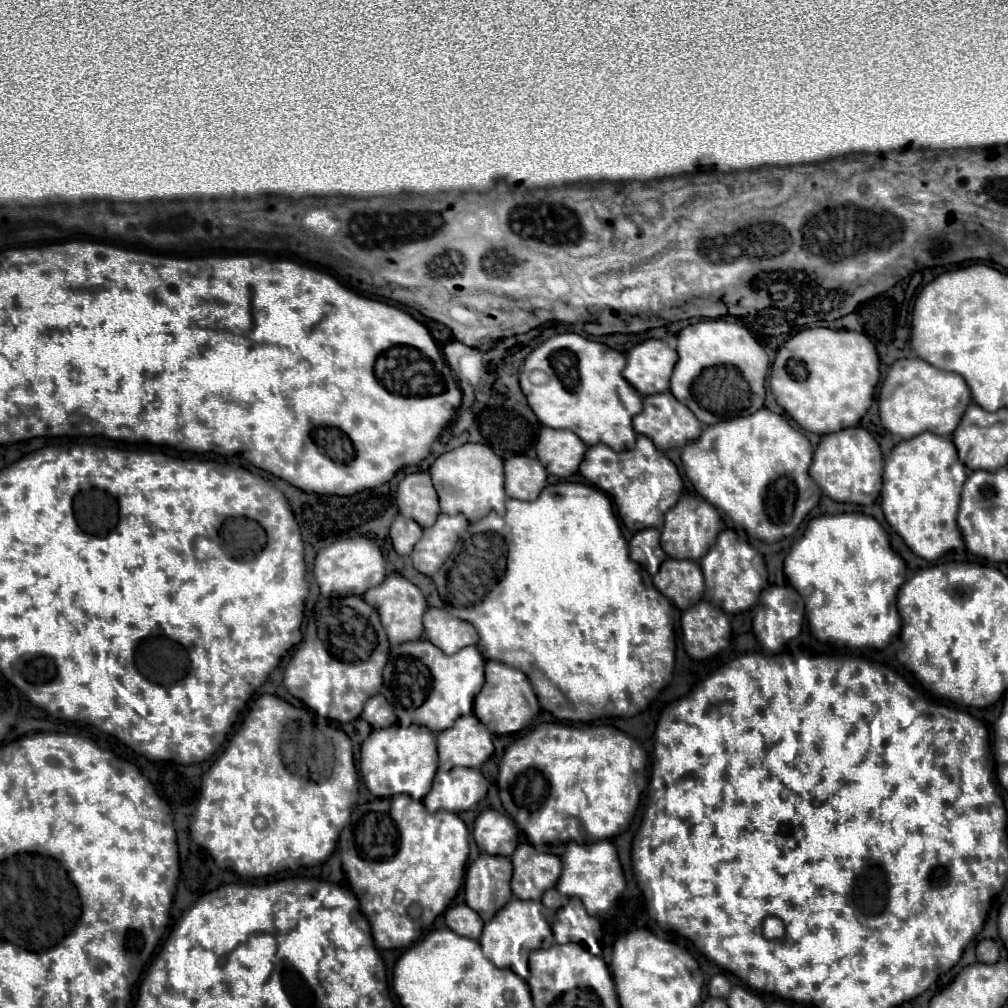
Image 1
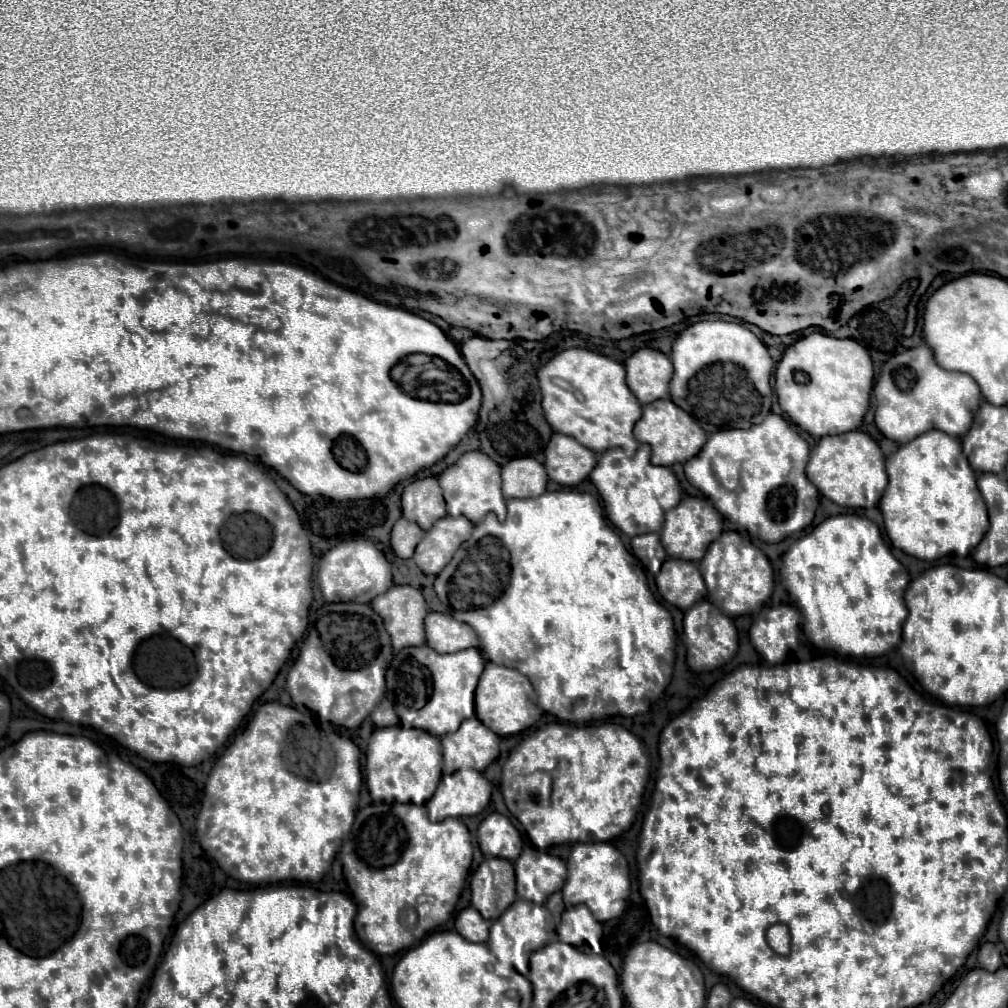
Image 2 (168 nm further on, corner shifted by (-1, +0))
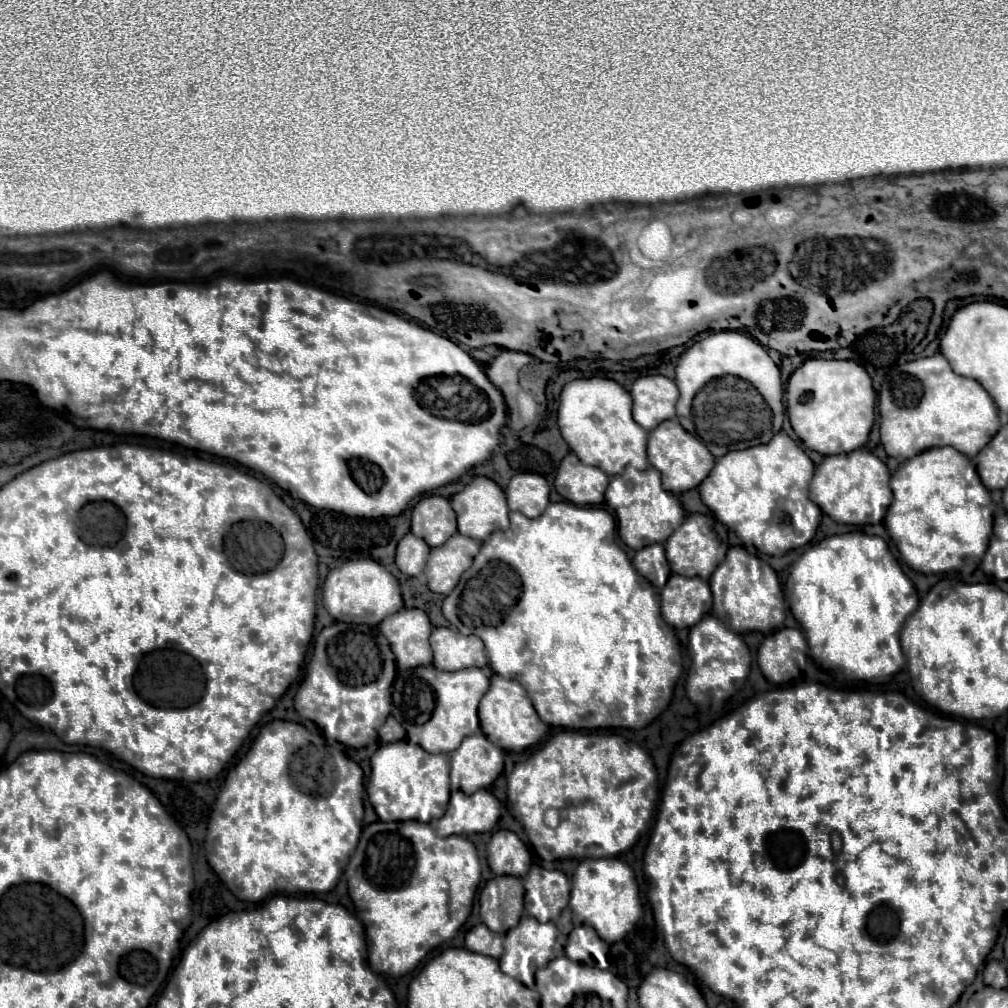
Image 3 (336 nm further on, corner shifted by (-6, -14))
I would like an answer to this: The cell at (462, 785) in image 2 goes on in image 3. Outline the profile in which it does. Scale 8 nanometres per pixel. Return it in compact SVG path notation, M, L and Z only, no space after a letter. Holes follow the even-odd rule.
M478 790L474 794L452 792L446 814L434 824L438 836L452 834L476 834L490 832L500 818L500 800L488 790Z

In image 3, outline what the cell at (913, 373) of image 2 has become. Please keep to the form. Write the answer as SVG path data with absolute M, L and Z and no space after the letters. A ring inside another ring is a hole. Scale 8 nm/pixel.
M934 354L928 358L912 360L908 364L896 366L880 390L880 440L884 450L892 458L914 458L918 452L934 446L952 446L958 448L966 456L976 456L1000 430L1002 420L998 416L998 408L984 386L972 378L964 378L952 372L948 360L942 354Z

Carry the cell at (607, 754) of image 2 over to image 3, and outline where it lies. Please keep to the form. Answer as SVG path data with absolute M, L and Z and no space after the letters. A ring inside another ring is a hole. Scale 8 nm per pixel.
M562 730L526 762L514 768L507 778L507 803L513 816L522 822L530 844L542 860L606 858L630 850L647 830L658 798L656 784L654 762L638 744L619 735ZM548 808L560 812L558 828L544 826L544 812Z

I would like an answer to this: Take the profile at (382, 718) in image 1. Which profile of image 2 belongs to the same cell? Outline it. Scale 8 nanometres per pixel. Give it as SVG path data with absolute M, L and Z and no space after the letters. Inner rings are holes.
M383 698L381 704L371 712L371 720L373 720L375 726L395 726L395 724L399 724L399 718L395 714L393 702Z

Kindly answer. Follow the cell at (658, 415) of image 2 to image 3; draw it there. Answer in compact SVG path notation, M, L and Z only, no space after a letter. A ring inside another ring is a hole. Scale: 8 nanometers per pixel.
M666 420L648 438L648 462L662 474L662 486L672 494L682 494L686 490L698 488L710 474L714 466L714 456L708 448L688 434L676 420Z

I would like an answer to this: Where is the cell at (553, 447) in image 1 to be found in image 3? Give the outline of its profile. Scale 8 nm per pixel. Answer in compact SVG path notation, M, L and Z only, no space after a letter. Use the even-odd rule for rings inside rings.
M568 454L562 460L562 466L556 474L554 486L560 496L566 500L590 506L590 504L602 504L604 502L604 490L610 482L610 476L602 472L600 468L582 464L576 454Z

